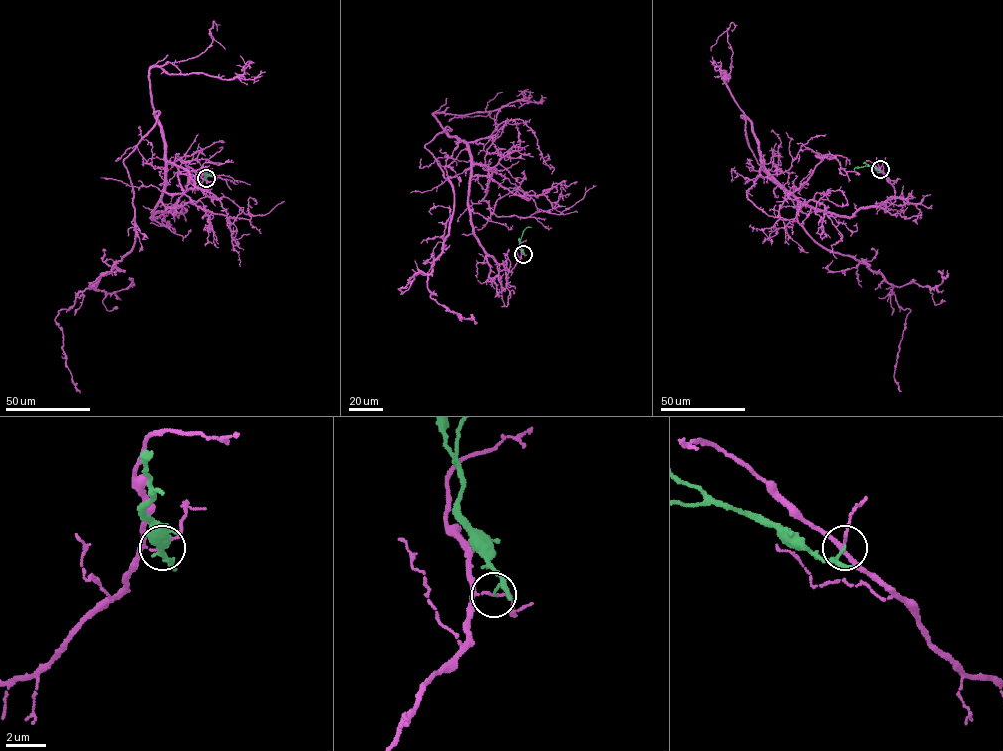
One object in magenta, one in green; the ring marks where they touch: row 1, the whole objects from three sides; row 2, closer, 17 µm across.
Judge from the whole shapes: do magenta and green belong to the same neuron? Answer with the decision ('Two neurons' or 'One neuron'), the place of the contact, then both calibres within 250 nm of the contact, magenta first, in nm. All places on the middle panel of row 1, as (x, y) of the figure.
Two neurons. Place: (523, 254). Thickness 90 nm (magenta) against 90 nm

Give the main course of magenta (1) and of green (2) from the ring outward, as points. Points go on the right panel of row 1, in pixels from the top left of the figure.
1: (880, 169), (896, 181), (880, 205), (815, 210), (770, 173), (741, 116), (803, 229), (911, 311), (901, 391)
2: (880, 169), (865, 166), (855, 167), (855, 170)

